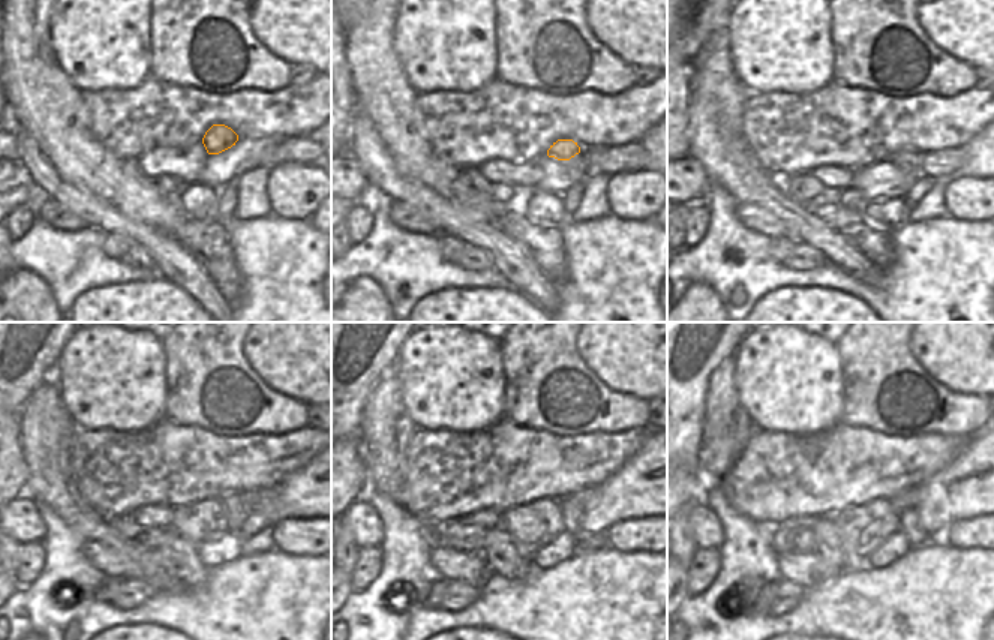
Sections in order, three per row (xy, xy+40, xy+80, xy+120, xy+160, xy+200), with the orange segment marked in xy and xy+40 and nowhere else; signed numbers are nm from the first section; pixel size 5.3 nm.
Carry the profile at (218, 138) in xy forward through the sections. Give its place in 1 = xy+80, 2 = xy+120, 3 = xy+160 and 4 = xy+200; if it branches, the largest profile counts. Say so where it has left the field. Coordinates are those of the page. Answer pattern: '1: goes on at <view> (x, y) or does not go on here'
1: goes on at xy+80 (910, 164)
2: goes on at xy+120 (236, 513)
3: goes on at xy+160 (571, 514)
4: goes on at xy+200 (909, 522)

